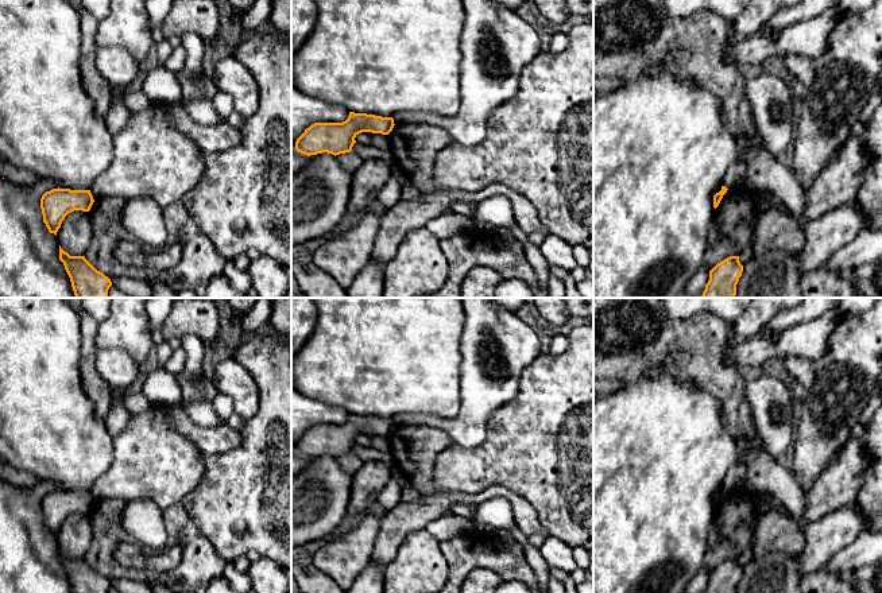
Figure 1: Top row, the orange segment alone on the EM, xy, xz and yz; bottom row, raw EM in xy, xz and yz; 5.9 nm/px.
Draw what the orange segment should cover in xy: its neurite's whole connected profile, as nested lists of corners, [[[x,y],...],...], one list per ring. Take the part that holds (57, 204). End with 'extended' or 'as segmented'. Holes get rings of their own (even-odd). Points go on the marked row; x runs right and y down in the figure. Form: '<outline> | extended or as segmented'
[[[53,189],[40,198],[43,222],[57,236],[65,217],[74,212],[89,212],[94,199],[90,190]]] | as segmented

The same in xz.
[[[349,112],[343,123],[314,123],[297,139],[295,150],[307,156],[328,152],[351,152],[355,137],[361,132],[388,135],[394,128],[392,117]]] | as segmented

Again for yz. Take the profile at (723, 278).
[[[730,256],[709,271],[709,280],[700,298],[735,298],[736,284],[742,276],[743,266],[739,256]]] | as segmented

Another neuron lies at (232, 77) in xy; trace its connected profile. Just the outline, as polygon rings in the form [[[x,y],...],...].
[[[233,55],[225,57],[218,62],[213,84],[217,90],[233,98],[235,112],[243,119],[255,115],[259,108],[259,86],[251,71]]]

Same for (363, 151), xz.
[[[355,143],[353,147],[352,147],[352,151],[363,159],[378,158],[378,159],[384,160],[390,166],[395,164],[395,158],[394,158],[391,150],[380,150],[378,147]]]

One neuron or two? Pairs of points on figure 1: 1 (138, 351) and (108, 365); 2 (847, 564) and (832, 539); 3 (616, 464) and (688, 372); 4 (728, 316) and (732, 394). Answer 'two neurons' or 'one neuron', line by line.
1: two neurons
2: two neurons
3: two neurons
4: two neurons

